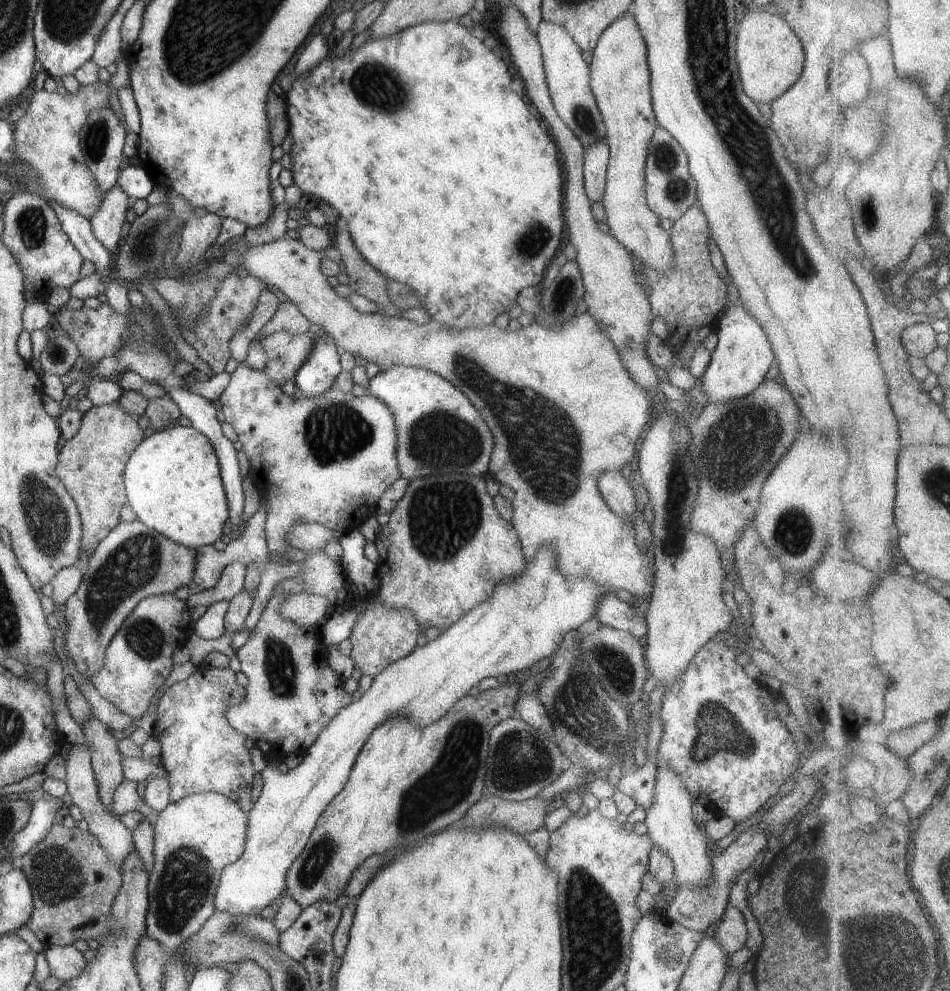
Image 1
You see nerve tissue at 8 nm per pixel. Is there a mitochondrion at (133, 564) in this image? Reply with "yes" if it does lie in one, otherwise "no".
yes

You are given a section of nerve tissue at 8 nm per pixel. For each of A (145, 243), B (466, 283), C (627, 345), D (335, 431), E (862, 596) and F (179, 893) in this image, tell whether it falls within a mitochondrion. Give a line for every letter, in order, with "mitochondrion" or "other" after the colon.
A: mitochondrion
B: other
C: mitochondrion
D: mitochondrion
E: other
F: mitochondrion

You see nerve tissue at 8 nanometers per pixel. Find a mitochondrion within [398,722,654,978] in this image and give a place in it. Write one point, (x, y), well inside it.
(520, 758)

